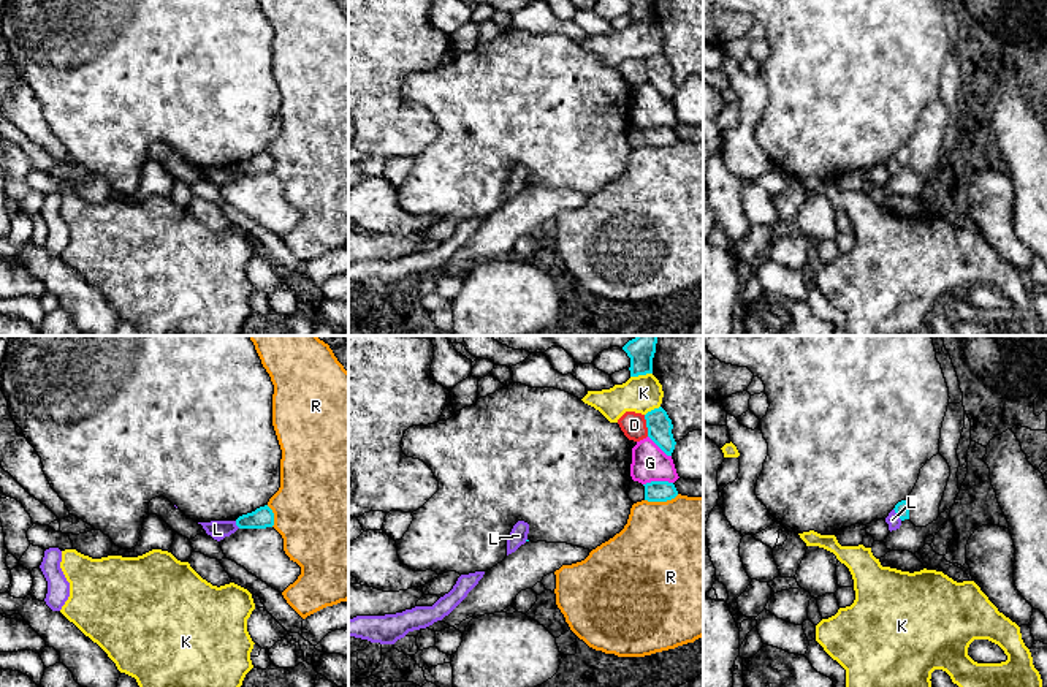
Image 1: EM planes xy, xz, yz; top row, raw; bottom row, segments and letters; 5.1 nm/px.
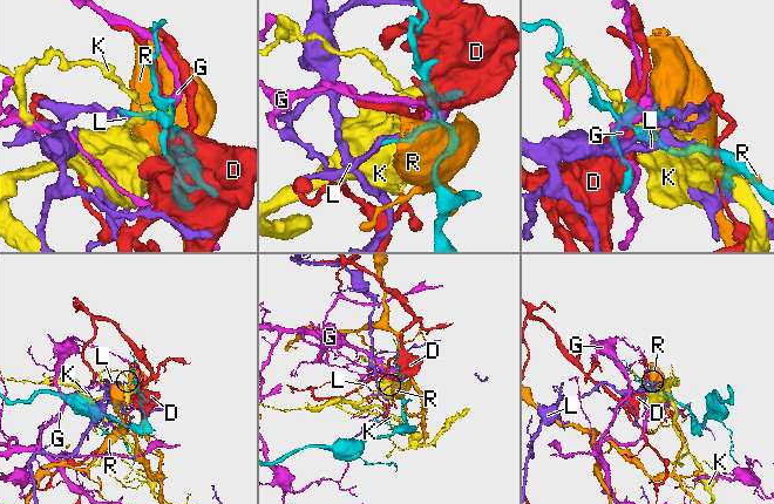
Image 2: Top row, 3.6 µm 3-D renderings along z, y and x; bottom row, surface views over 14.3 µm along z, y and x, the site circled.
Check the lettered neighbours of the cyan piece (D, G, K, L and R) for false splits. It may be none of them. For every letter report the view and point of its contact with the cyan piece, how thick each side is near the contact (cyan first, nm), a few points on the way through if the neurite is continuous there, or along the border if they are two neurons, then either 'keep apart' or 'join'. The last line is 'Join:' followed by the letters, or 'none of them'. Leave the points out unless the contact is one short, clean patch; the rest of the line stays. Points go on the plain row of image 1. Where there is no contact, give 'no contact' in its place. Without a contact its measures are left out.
D: xz (647, 72) | 130/130 nm | keep apart
G: xz (658, 127) | 110/180 nm | along xz (672, 127), (647, 127), (643, 130) | keep apart
K: xz (640, 19) | 110/190 nm | along xz (651, 18), (631, 22) | keep apart
L: yz (897, 159) | 80/70 nm | along yz (894, 154), (902, 165) | keep apart
R: xz (661, 146) | 110/480 nm | keep apart
Join: none of them

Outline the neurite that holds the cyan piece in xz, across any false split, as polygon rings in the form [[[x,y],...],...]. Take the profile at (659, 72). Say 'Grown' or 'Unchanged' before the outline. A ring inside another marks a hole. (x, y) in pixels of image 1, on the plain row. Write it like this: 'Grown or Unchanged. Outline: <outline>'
Unchanged. Outline: [[[659,52],[645,60],[648,82],[667,100],[672,101],[675,95],[675,84],[672,79],[673,70],[667,57]]]

